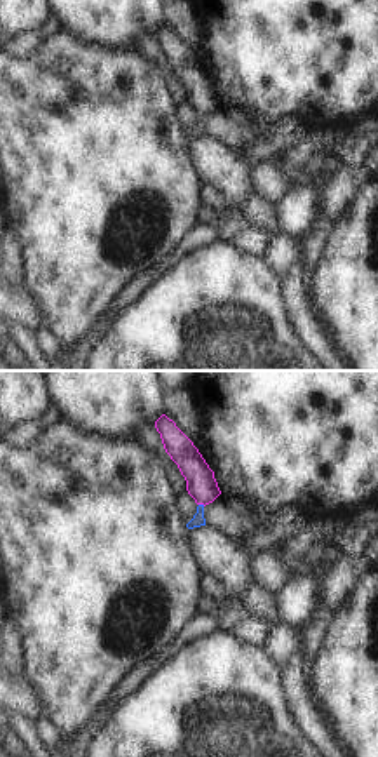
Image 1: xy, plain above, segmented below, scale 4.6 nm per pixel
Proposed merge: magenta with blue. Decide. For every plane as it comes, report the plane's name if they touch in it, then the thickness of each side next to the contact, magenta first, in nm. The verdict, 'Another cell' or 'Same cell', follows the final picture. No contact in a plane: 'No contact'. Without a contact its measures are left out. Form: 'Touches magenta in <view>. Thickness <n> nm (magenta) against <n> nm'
Touches magenta in xy. Thickness 140 nm (magenta) against 60 nm.

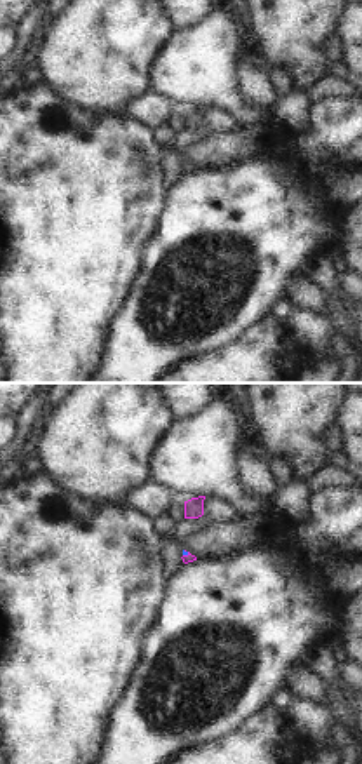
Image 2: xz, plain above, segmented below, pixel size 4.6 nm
Touches magenta in xz. Thickness 40 nm (magenta) against 20 nm.

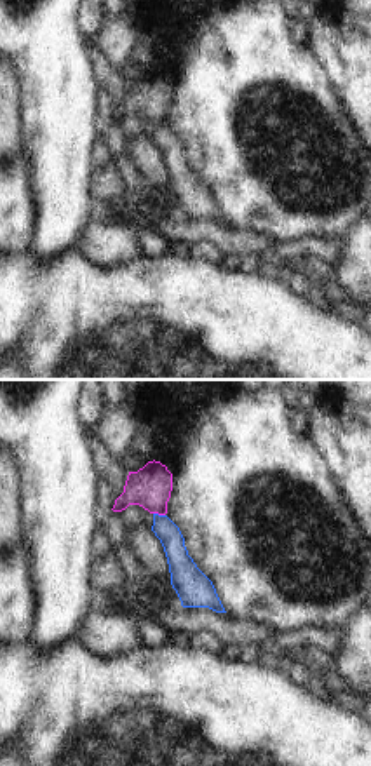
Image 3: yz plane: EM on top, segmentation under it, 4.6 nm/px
Touches magenta in yz. Thickness 190 nm (magenta) against 110 nm.

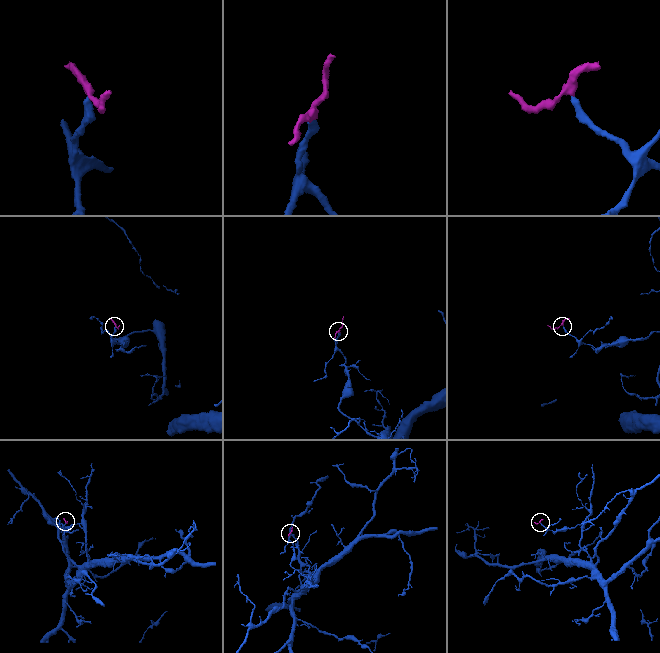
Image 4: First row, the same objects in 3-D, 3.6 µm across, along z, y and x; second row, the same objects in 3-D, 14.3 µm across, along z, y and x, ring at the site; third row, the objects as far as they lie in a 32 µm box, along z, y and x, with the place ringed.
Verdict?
Same cell.

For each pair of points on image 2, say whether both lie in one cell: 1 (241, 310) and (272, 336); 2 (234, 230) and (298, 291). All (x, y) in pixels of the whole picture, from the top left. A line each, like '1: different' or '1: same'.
1: different
2: different

